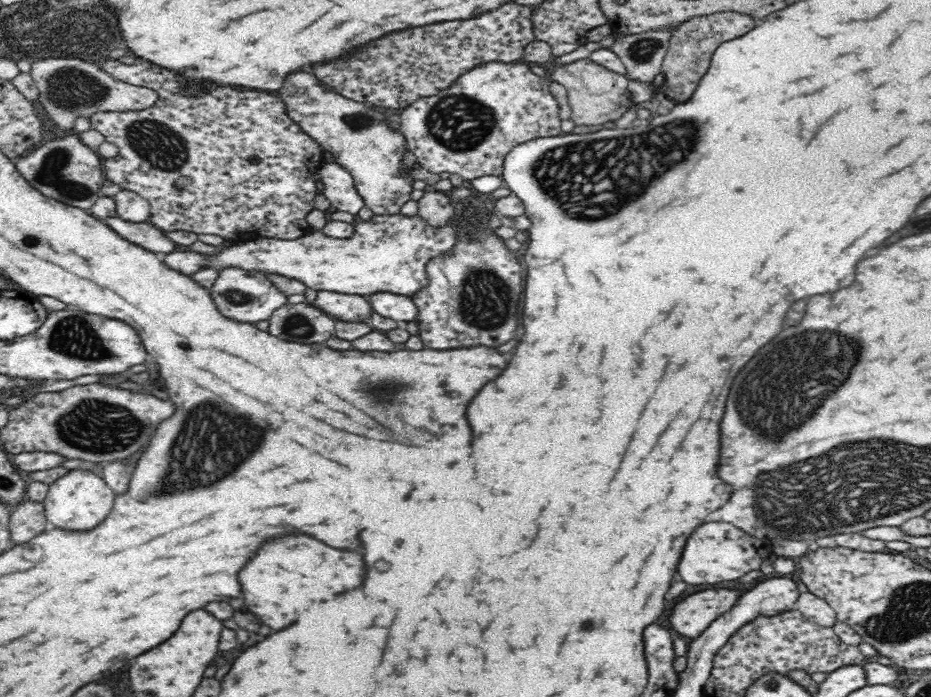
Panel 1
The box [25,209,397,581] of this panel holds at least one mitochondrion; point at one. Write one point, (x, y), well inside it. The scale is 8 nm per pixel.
(211, 443)

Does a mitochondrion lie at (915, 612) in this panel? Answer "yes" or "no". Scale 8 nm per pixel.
yes

